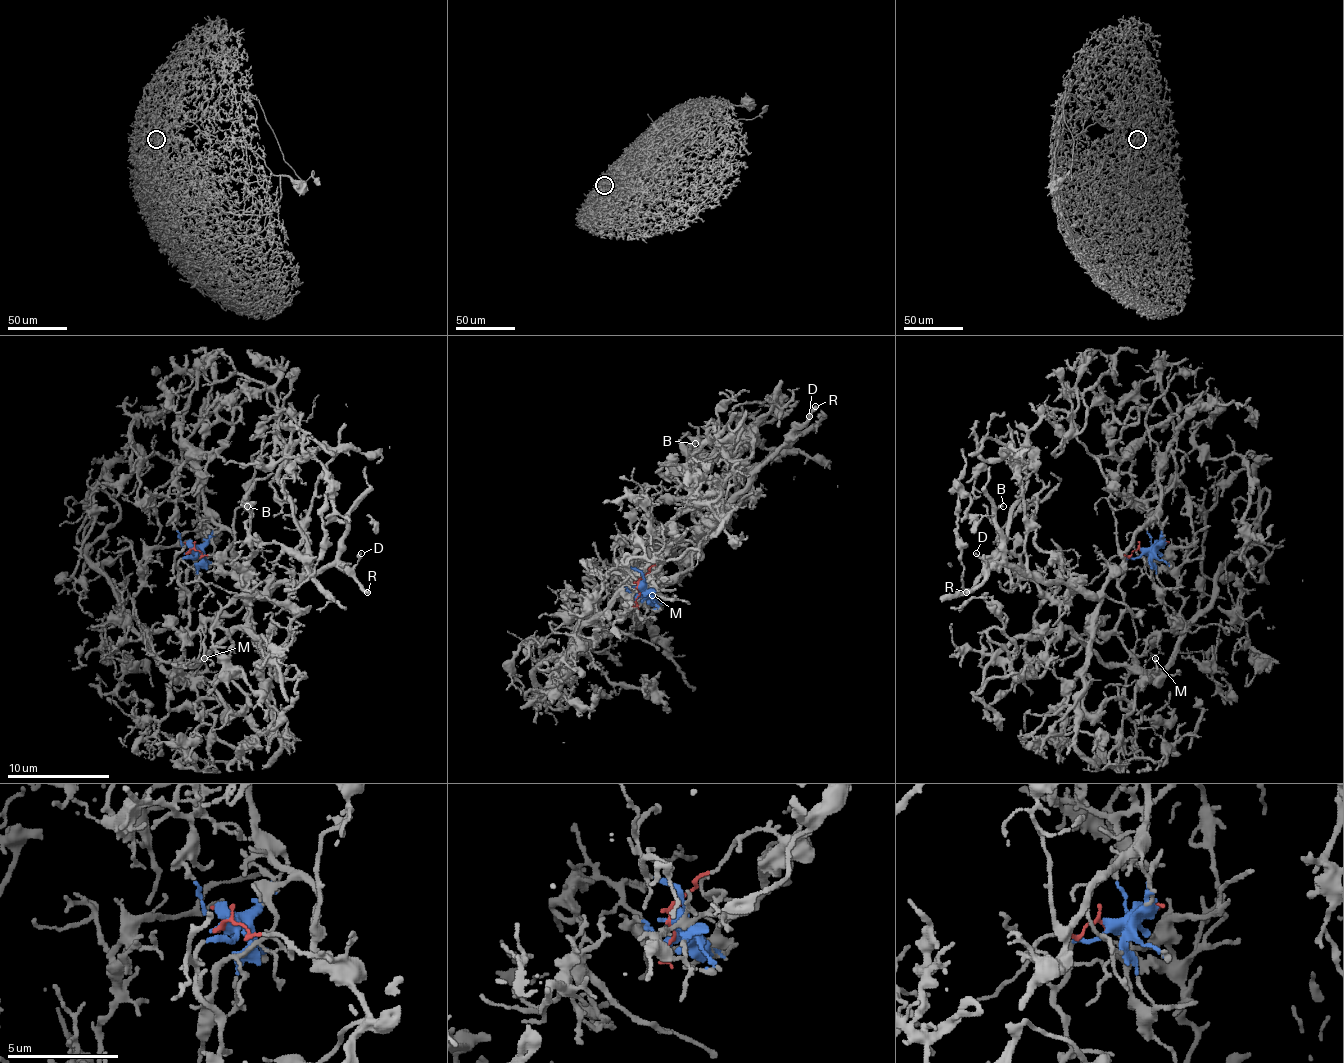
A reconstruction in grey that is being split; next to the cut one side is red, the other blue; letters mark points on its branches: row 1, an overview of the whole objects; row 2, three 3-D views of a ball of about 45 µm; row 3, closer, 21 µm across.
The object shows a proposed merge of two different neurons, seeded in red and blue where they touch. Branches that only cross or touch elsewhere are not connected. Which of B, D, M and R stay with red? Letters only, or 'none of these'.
D, R

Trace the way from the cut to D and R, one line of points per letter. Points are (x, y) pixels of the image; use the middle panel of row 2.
D: (639, 588), (639, 580), (675, 546), (695, 549), (749, 477), (798, 428), (806, 426), (808, 415)
R: (639, 588), (639, 580), (675, 546), (695, 549), (708, 534), (711, 523), (749, 477), (816, 405)

